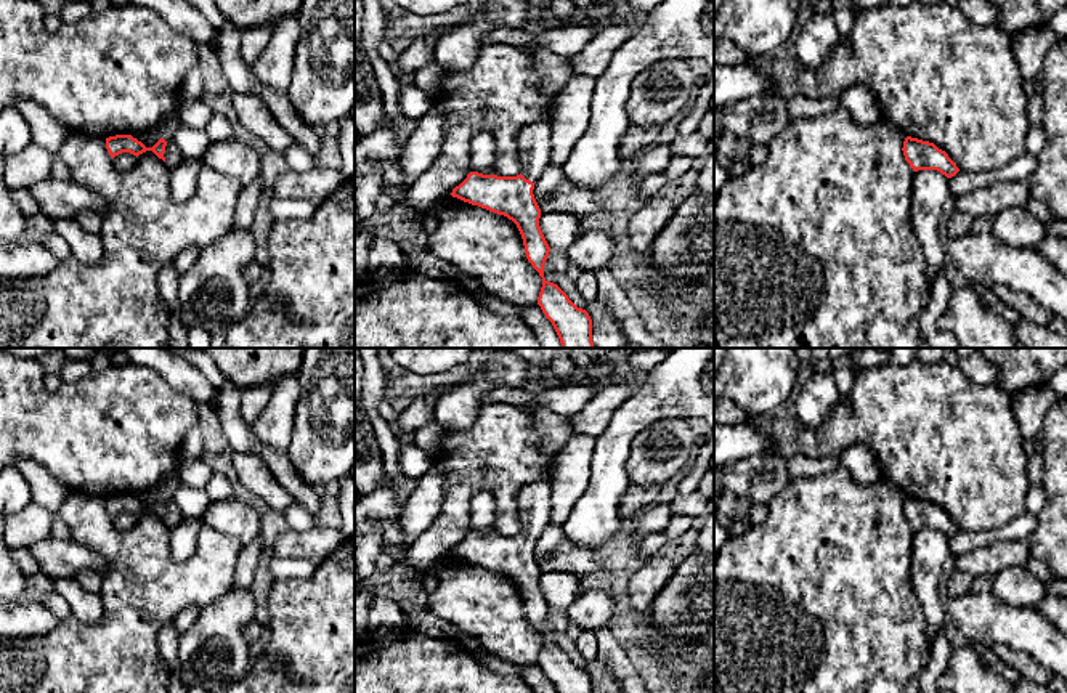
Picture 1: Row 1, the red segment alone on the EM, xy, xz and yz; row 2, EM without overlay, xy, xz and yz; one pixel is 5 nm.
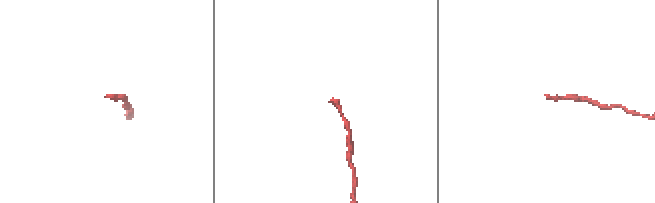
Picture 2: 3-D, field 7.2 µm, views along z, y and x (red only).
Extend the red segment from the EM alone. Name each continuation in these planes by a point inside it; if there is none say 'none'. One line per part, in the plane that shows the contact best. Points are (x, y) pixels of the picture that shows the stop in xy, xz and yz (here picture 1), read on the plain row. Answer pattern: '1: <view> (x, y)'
1: xy (172, 514)

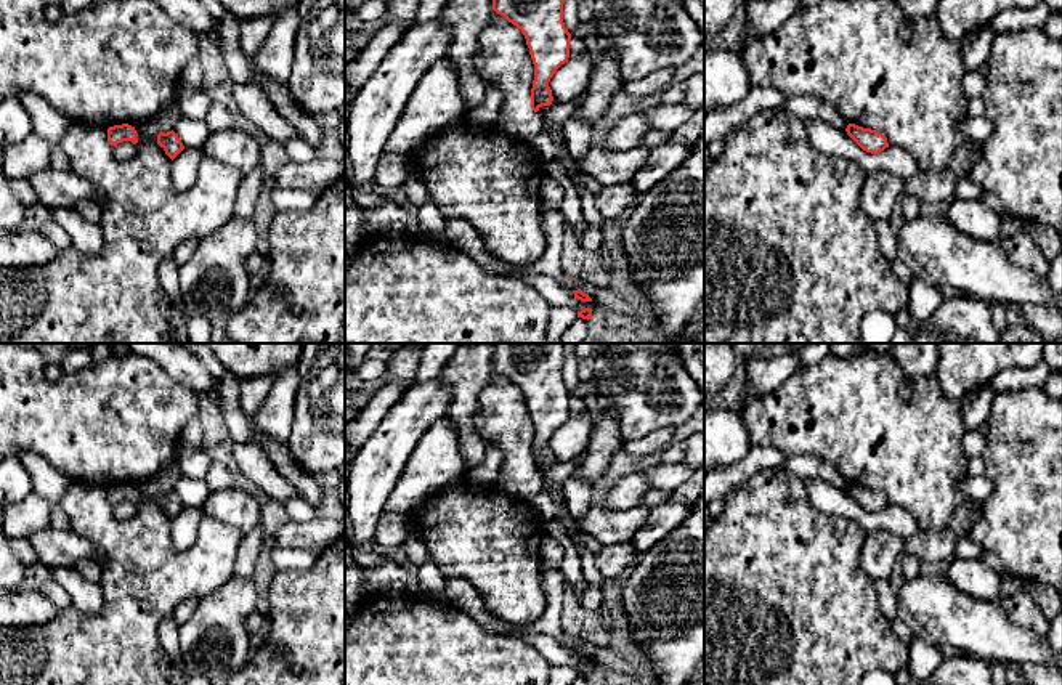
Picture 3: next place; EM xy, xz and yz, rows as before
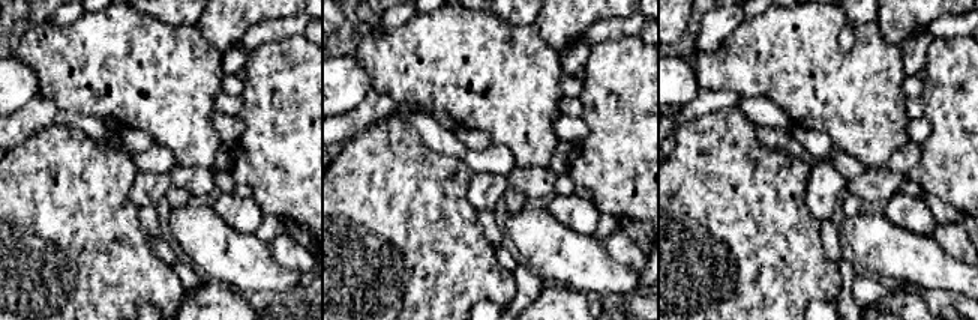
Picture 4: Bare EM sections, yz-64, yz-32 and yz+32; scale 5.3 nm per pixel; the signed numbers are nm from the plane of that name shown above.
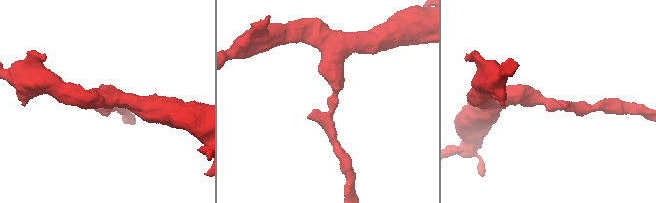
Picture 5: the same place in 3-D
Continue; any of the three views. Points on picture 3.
none

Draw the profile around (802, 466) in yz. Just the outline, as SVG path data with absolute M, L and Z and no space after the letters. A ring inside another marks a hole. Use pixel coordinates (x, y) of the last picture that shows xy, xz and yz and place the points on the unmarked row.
M813 456L788 457L784 467L801 478L820 478L839 489L849 484L836 467Z

